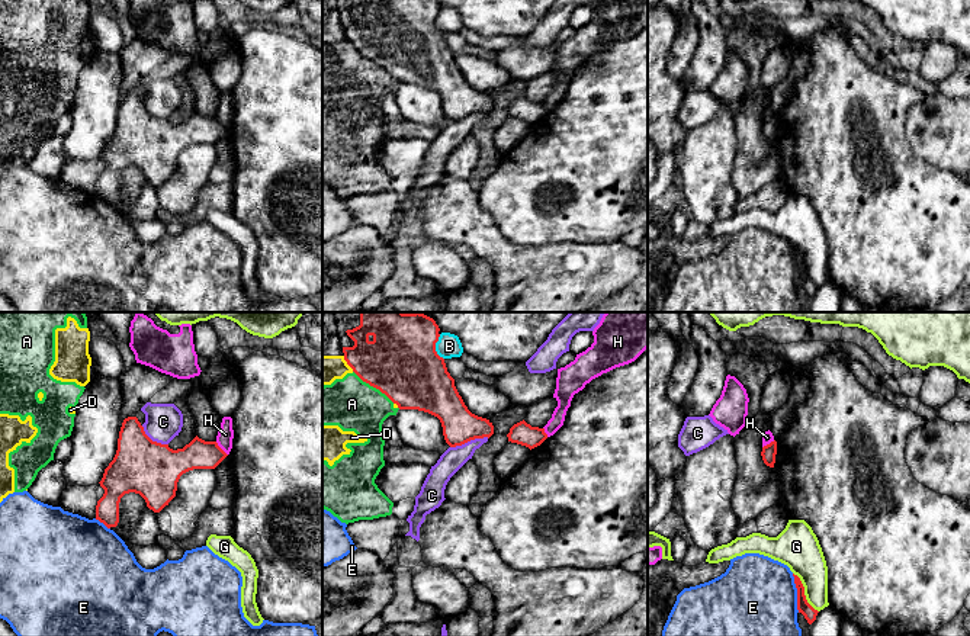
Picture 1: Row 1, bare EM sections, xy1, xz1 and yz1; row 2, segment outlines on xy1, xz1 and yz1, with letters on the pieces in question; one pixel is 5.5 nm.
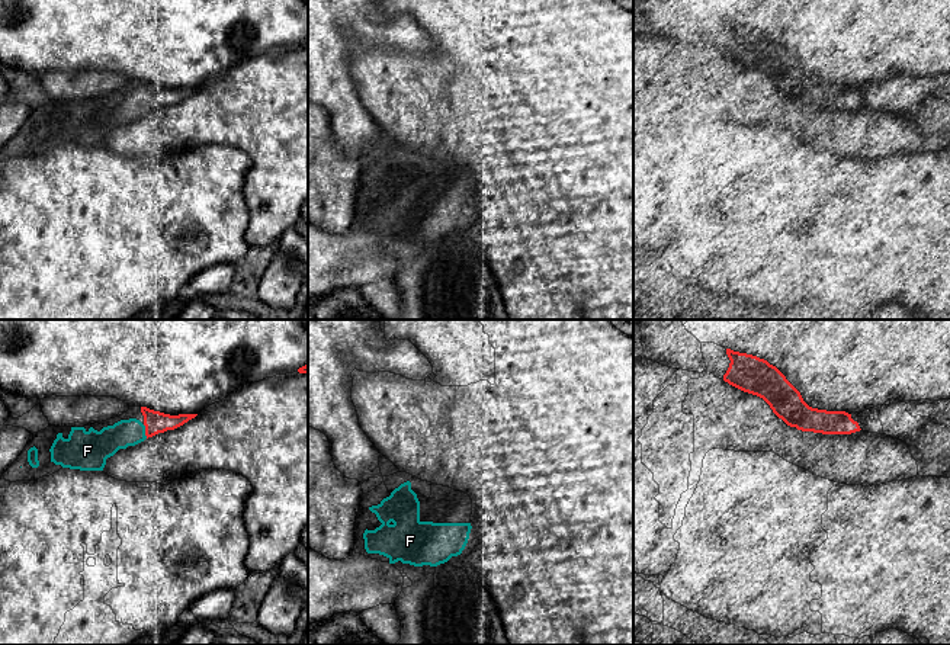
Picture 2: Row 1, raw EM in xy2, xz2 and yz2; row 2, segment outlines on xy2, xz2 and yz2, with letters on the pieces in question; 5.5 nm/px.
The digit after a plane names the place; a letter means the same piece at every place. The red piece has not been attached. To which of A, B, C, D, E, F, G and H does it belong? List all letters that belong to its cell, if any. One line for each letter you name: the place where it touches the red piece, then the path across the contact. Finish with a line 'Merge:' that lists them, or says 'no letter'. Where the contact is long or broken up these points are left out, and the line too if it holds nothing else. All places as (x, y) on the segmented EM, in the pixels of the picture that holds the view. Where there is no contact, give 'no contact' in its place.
F: meets red in xy2 at (145, 432)
Merge: F

